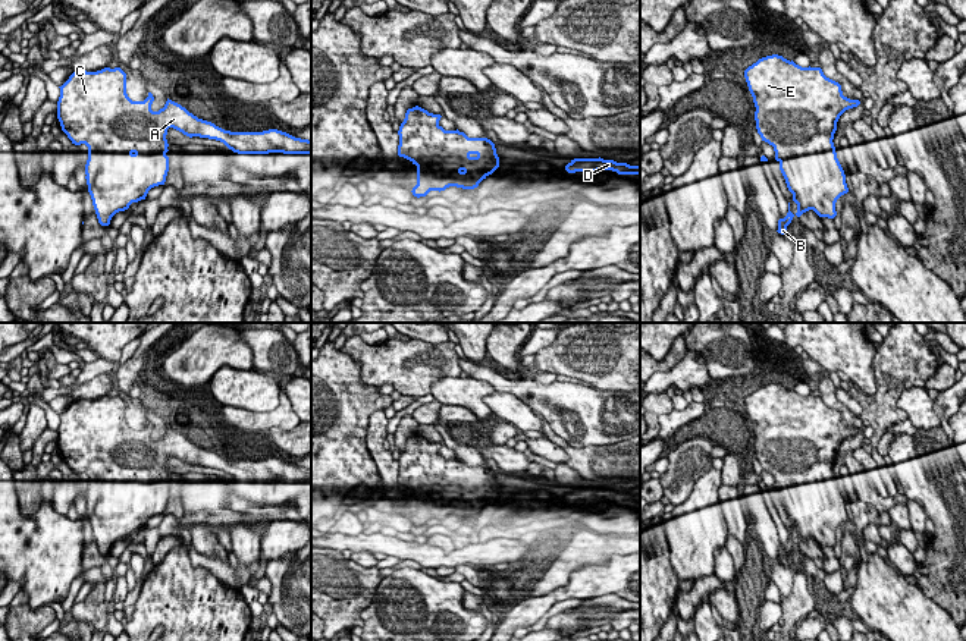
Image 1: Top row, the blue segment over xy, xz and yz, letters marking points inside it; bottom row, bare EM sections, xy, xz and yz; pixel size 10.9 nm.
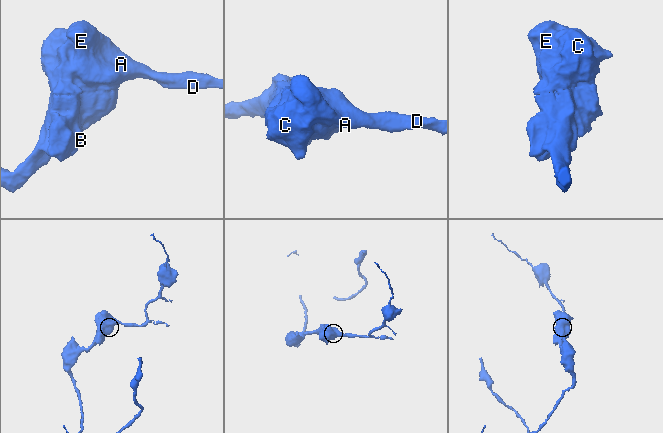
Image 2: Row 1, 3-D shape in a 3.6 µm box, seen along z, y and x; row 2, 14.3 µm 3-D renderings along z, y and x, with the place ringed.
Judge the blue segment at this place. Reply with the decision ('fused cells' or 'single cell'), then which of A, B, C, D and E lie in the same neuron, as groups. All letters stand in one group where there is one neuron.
single cell | A B C D E

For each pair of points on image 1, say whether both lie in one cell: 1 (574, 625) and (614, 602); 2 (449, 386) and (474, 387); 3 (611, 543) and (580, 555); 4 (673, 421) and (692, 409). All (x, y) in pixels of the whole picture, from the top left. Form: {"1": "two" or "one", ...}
{"1": "one", "2": "one", "3": "one", "4": "one"}

